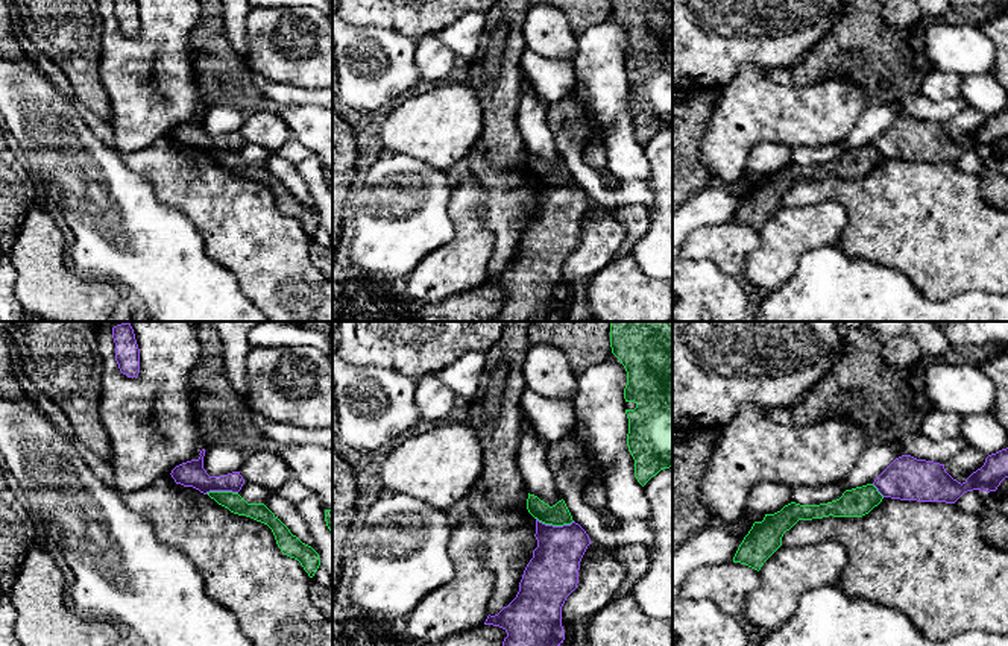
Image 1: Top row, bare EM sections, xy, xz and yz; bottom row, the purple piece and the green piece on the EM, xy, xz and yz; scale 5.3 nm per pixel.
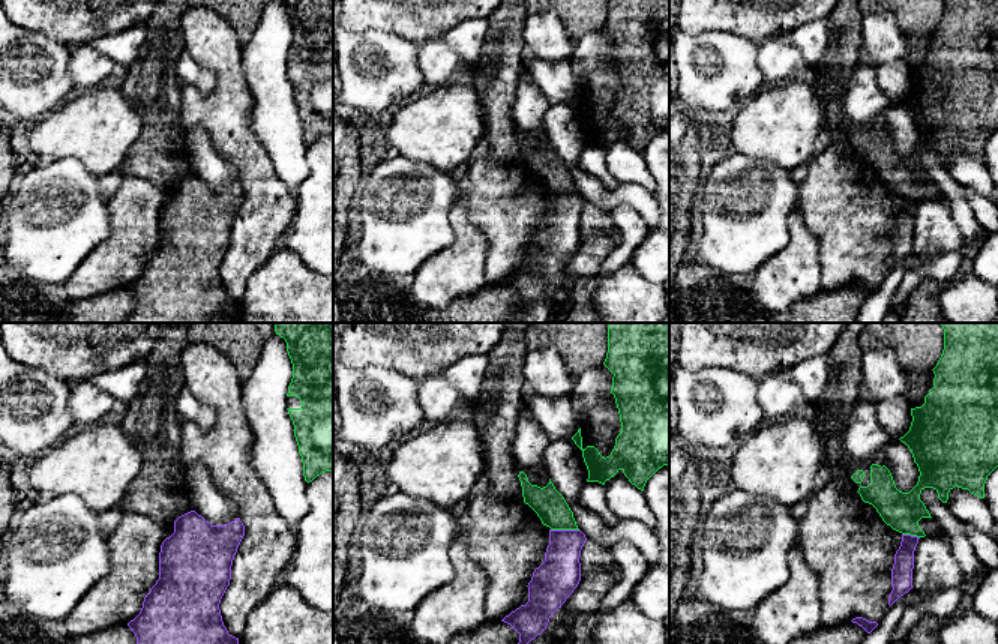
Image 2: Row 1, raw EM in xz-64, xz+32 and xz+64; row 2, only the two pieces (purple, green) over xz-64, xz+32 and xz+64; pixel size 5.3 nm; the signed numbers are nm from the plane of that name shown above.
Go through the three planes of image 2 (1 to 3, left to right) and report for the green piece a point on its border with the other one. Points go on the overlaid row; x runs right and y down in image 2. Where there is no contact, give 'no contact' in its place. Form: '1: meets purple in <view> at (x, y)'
1: no contact
2: meets purple in xz+32 at (565, 530)
3: meets purple in xz+64 at (910, 535)

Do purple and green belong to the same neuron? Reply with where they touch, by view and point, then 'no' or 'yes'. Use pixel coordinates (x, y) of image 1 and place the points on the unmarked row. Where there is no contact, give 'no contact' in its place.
xz (554, 187) | no

